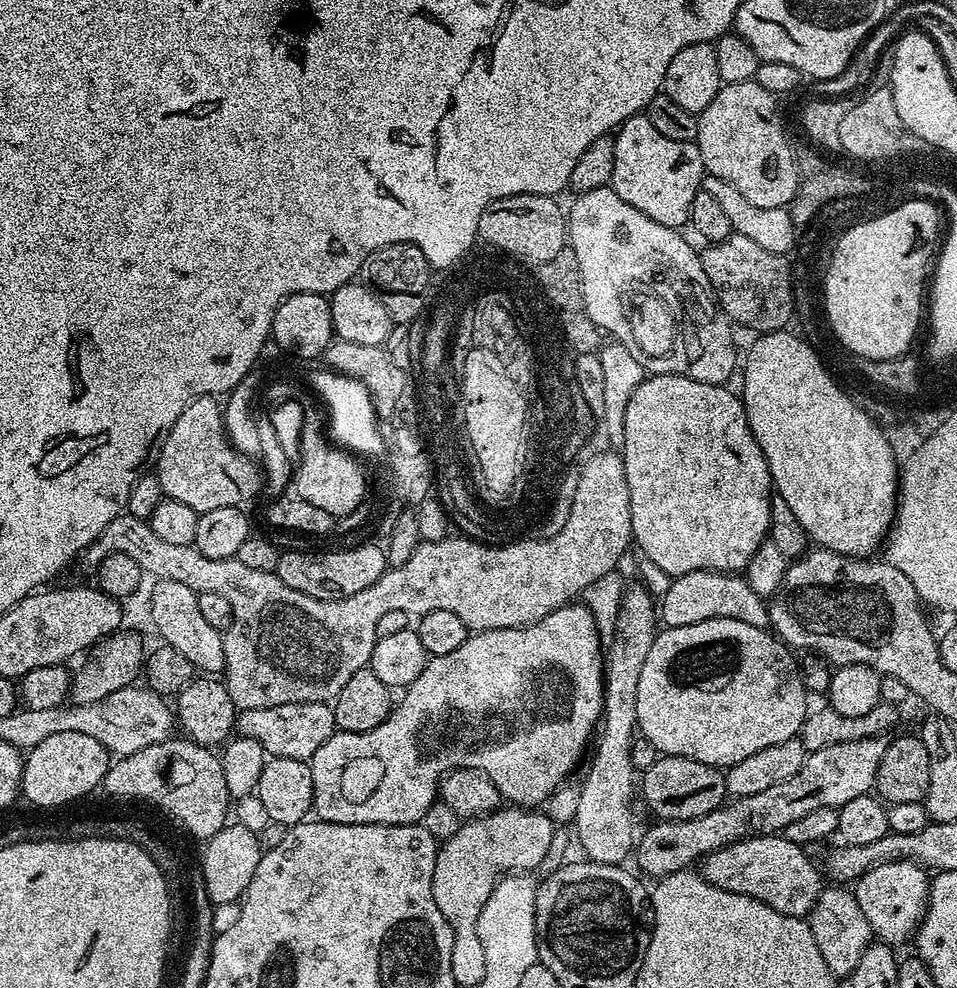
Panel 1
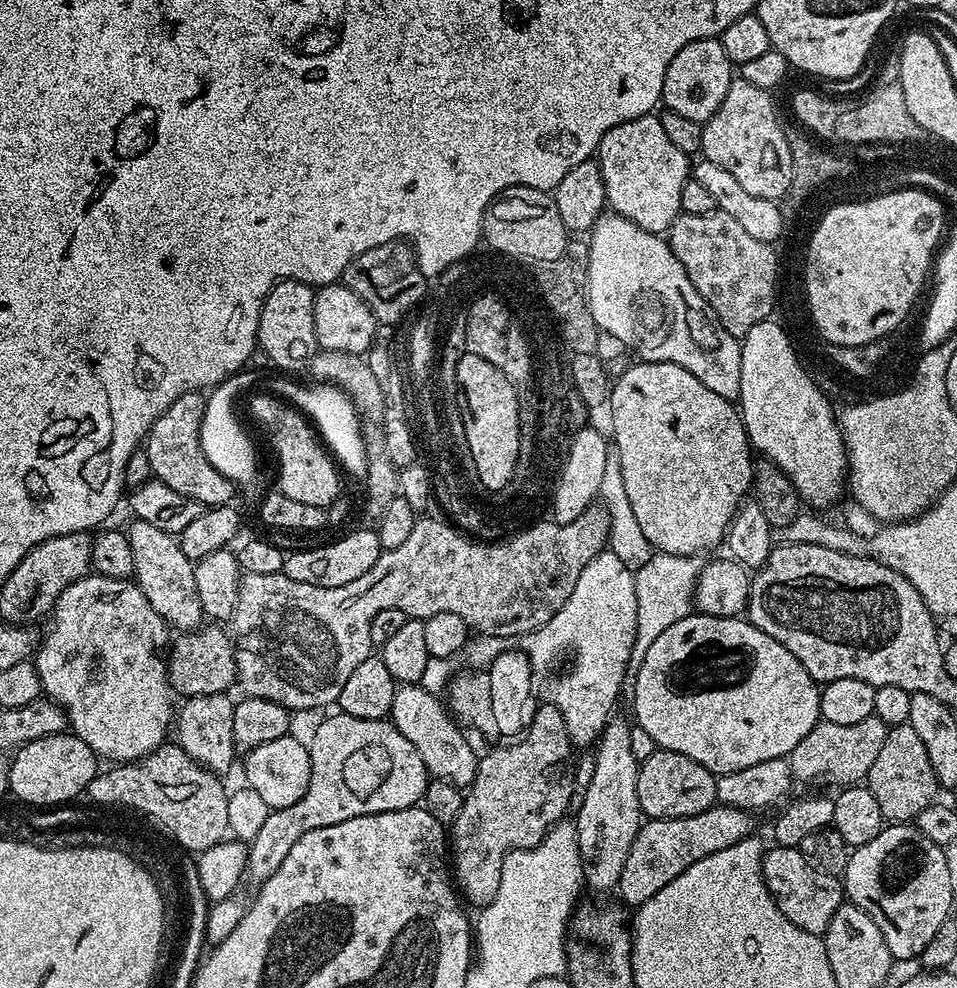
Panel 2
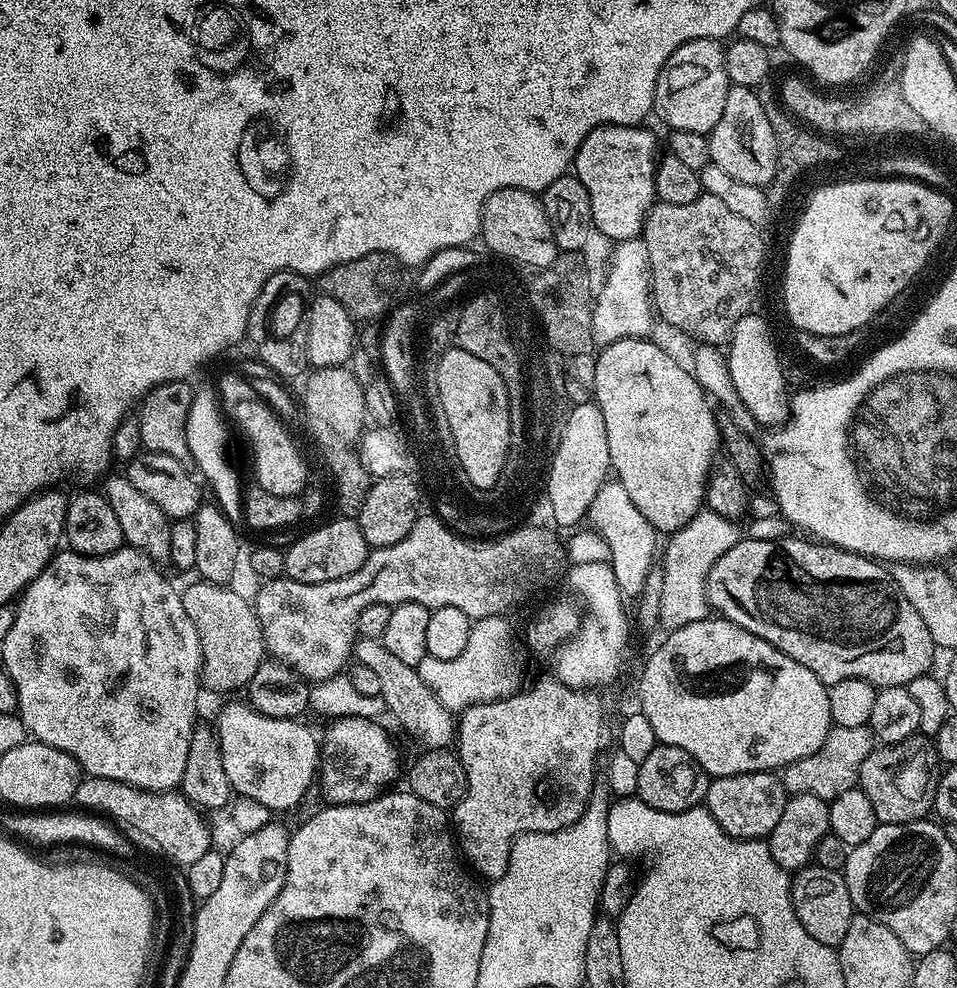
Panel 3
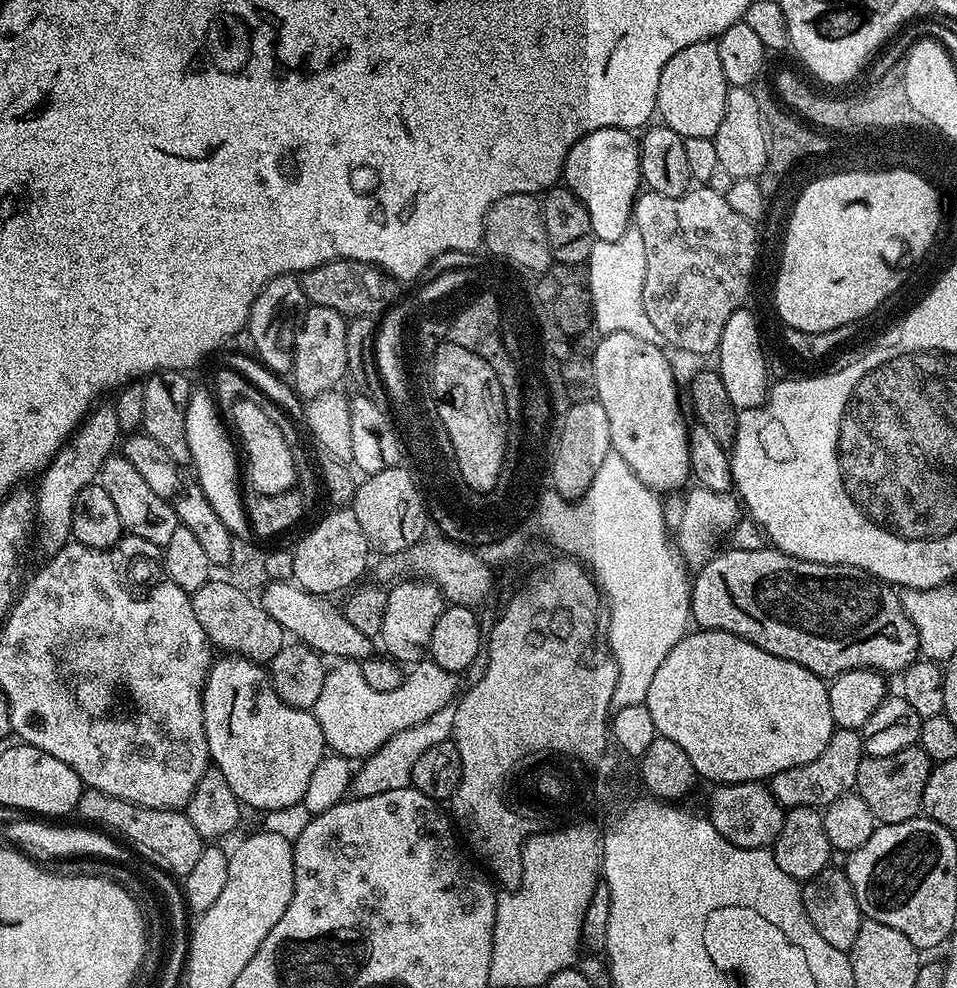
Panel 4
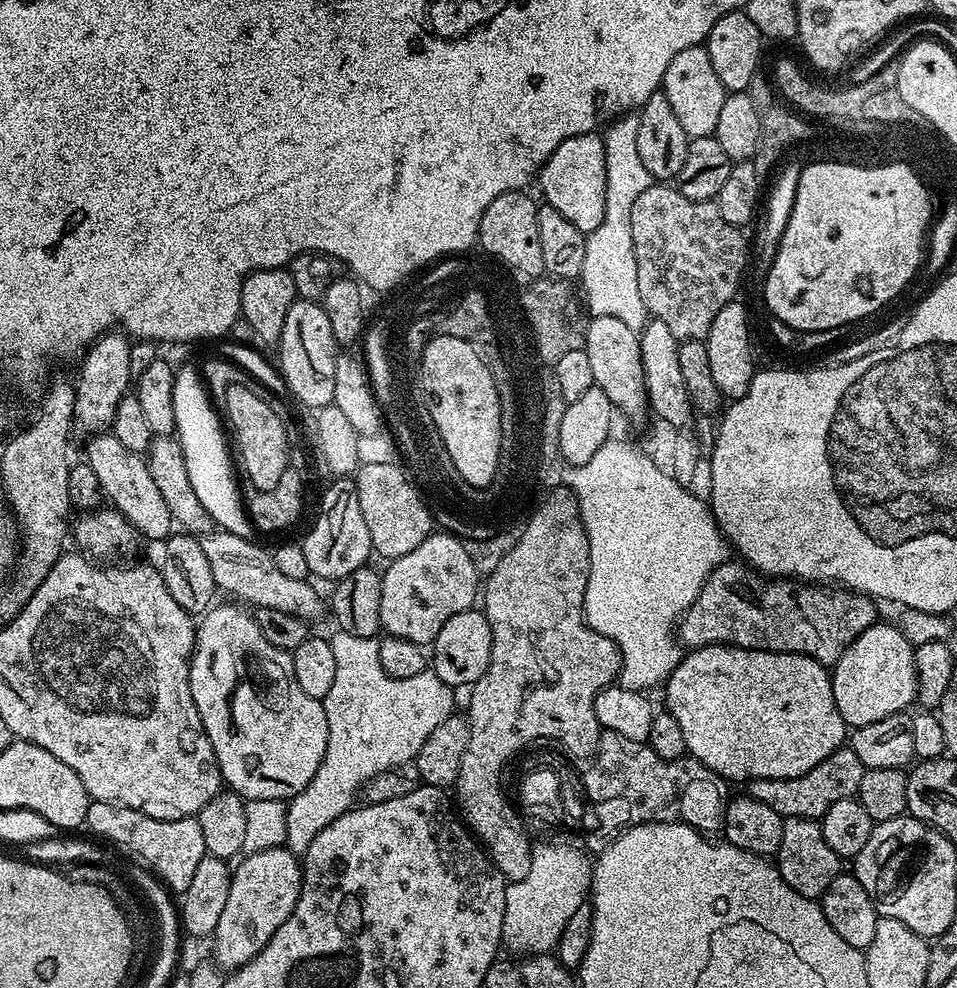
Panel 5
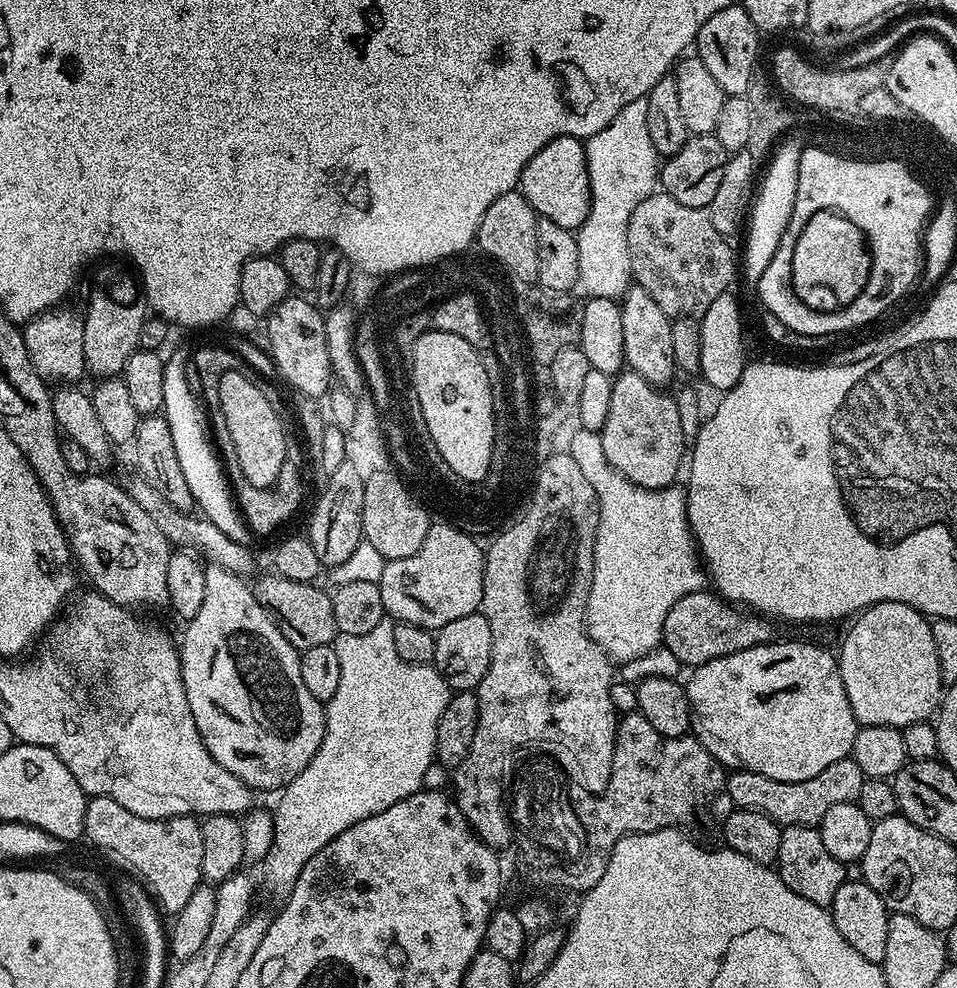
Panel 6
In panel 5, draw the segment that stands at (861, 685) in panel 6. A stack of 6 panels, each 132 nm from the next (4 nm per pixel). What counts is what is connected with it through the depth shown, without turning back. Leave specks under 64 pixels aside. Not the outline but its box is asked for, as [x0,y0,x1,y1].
[830,622,916,730]

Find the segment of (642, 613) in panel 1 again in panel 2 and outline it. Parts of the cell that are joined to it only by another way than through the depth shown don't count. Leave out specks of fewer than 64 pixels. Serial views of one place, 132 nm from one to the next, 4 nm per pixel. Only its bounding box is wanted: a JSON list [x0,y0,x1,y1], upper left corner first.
[574,716,644,890]

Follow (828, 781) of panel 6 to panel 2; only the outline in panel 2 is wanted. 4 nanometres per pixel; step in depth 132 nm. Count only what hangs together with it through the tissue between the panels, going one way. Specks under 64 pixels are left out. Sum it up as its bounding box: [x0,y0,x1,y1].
[786,715,889,786]

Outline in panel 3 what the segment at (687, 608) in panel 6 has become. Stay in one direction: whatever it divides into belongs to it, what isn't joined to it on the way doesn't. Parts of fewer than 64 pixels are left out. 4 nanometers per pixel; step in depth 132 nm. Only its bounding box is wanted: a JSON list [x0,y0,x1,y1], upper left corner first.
[708,534,934,690]

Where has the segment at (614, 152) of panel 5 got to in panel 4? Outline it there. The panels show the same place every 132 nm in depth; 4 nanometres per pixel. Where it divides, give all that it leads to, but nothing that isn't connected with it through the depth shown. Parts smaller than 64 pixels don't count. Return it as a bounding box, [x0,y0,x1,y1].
[586,226,664,344]

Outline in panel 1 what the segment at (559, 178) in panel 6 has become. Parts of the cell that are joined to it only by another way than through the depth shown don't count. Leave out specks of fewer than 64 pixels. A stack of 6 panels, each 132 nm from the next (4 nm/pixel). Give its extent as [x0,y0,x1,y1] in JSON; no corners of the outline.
[610,114,705,229]

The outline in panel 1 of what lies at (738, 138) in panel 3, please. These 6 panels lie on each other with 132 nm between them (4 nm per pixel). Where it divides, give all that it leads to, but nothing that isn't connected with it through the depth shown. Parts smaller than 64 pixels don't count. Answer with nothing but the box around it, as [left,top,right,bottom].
[694,79,800,208]

